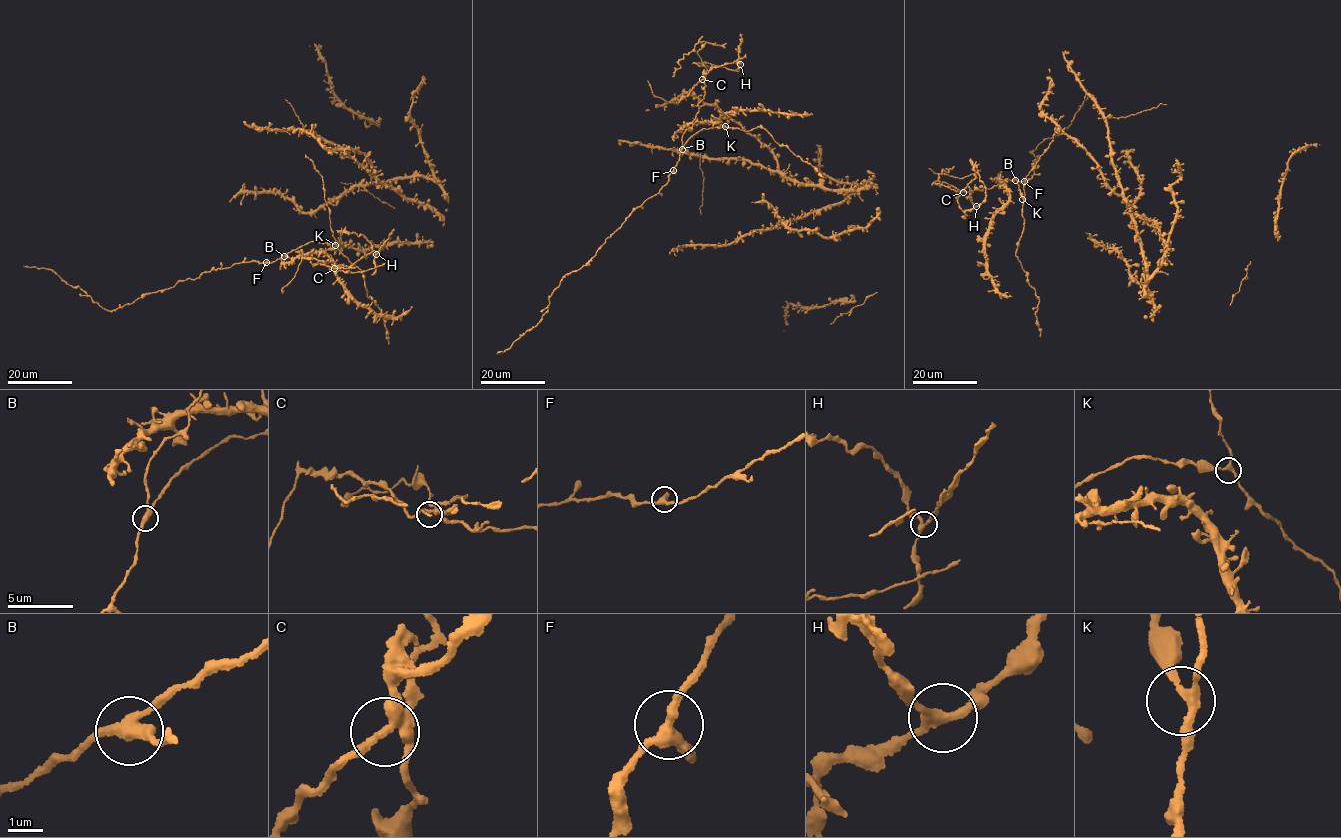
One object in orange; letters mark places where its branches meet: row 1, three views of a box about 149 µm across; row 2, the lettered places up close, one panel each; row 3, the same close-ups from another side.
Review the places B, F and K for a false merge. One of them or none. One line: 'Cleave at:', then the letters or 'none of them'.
Cleave at: B

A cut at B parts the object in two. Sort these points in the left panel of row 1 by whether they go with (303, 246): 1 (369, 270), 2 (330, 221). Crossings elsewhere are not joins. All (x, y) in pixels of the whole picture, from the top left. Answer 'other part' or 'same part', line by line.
1: other part
2: same part

